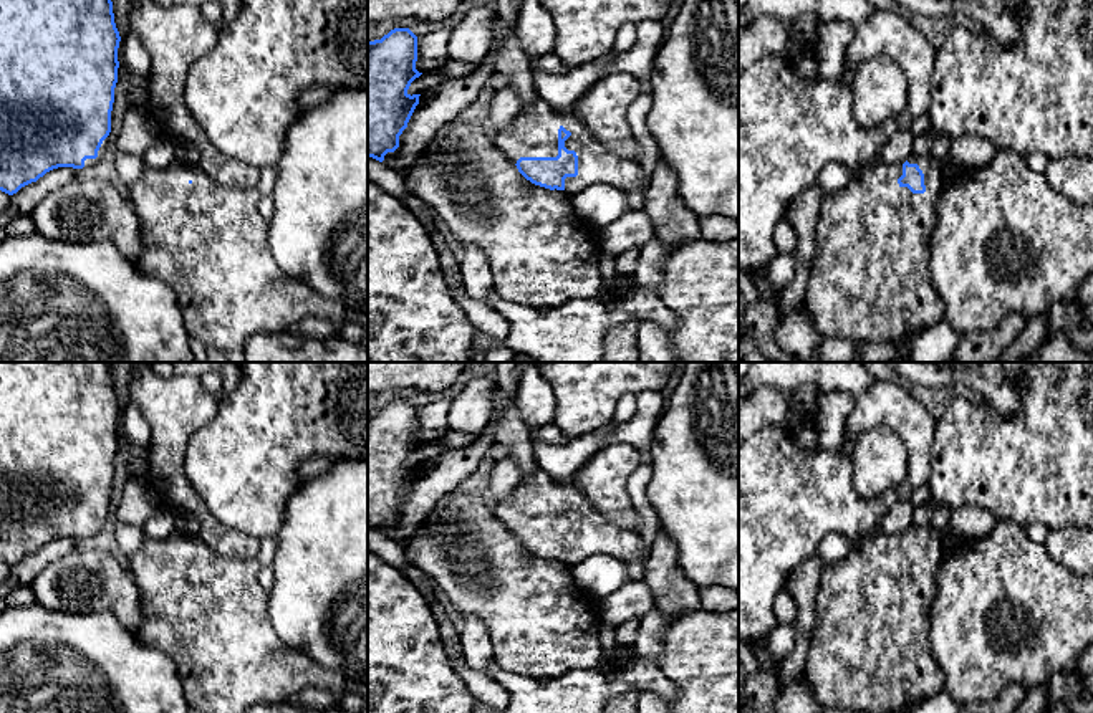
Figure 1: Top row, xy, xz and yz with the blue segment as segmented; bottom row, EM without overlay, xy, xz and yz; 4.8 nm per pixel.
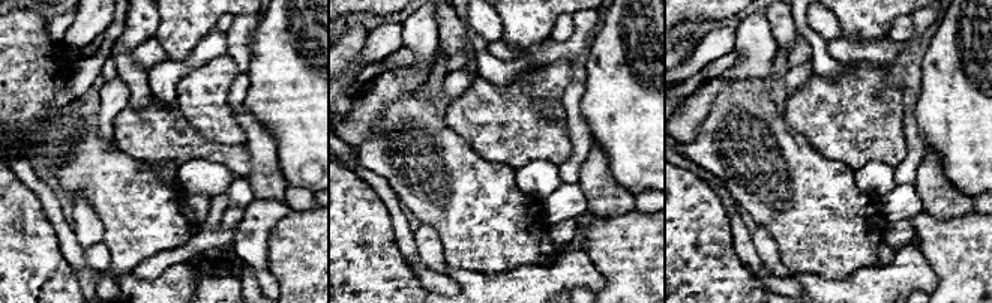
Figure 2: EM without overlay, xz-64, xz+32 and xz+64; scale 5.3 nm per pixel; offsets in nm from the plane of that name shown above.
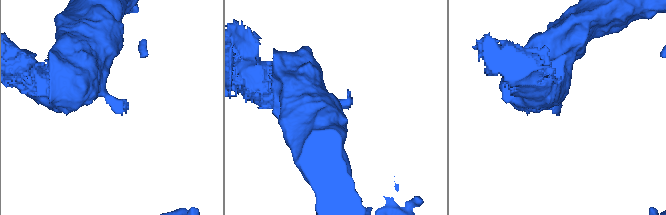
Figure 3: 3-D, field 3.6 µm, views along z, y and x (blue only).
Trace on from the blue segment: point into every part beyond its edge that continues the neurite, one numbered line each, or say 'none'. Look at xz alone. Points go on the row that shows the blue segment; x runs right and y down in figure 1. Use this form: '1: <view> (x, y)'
1: xz (534, 133)

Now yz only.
1: yz (870, 282)

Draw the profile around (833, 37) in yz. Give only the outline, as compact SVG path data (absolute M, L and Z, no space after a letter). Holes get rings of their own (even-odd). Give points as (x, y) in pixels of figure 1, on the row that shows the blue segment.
M820 22L818 48L813 60L818 66L818 76L836 81L841 79L845 66L845 50L853 41L855 26L846 22Z

